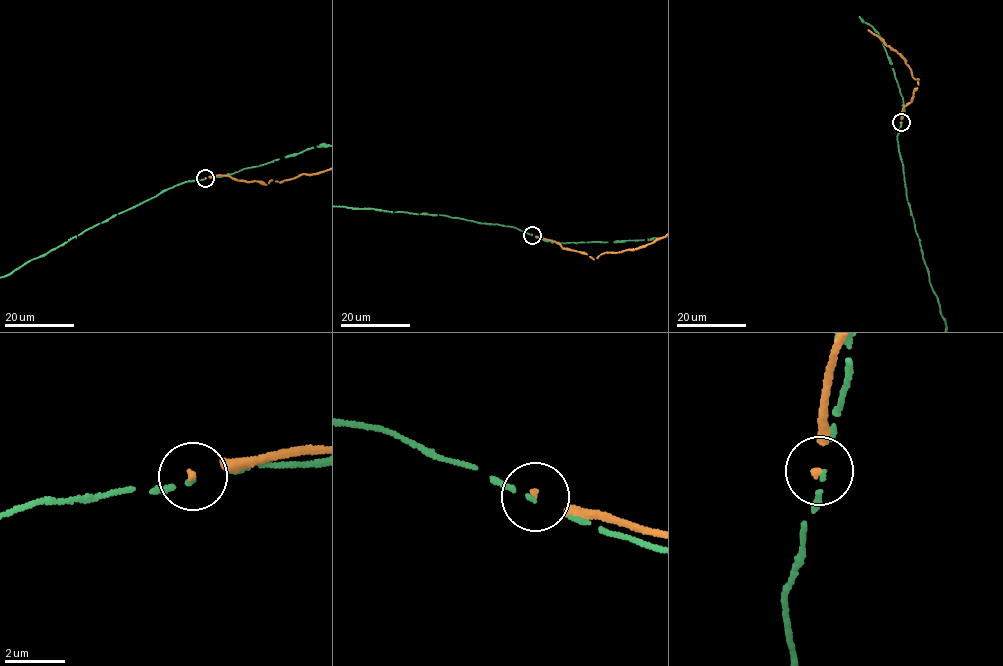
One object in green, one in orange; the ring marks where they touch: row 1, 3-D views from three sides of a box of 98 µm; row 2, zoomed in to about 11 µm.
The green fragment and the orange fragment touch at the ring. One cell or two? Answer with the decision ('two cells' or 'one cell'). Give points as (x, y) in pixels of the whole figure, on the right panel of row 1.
two cells

